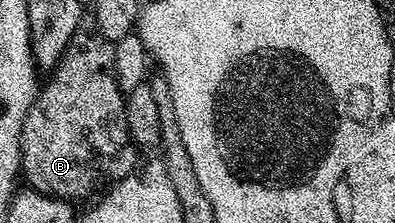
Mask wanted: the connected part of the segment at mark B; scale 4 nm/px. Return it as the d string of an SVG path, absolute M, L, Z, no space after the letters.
M81 18L80 27L70 37L55 67L51 68L48 84L39 88L36 101L26 113L20 130L20 165L27 186L44 195L65 201L77 201L95 193L99 187L107 188L137 170L138 147L129 138L125 92L120 90L114 69L113 40L96 29L95 18Z

